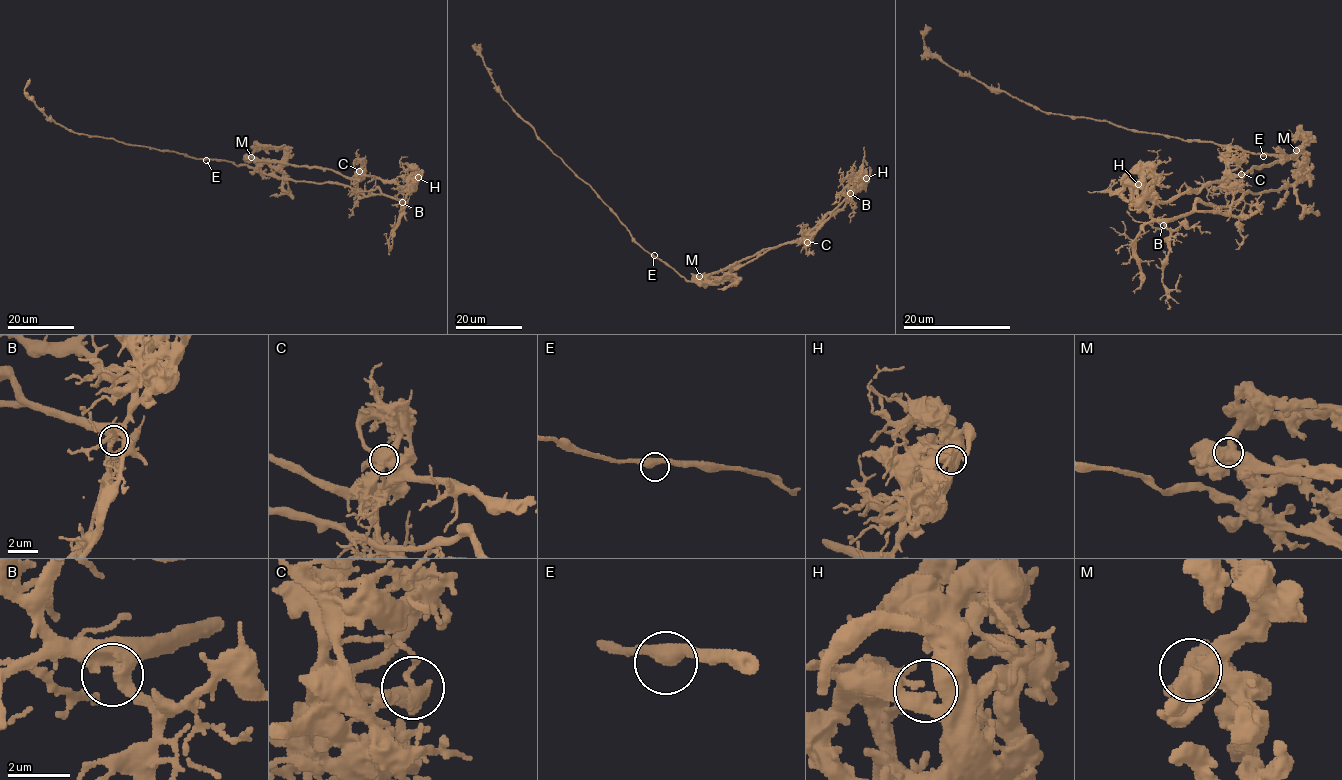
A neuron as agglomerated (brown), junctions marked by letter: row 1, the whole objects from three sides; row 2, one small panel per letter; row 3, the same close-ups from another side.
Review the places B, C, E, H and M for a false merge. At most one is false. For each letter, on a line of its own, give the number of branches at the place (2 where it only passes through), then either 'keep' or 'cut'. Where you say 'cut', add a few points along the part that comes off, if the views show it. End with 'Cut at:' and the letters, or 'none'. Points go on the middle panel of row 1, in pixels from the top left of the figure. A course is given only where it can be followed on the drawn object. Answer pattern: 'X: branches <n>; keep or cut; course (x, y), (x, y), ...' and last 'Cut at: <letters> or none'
B: branches 2; keep
C: branches 2; cut; course (807, 241), (813, 234), (773, 246), (710, 281), (687, 281), (644, 249), (503, 98), (472, 46), (477, 47)
E: branches 2; keep
H: branches 2; keep
M: branches 3; keep
Cut at: C

